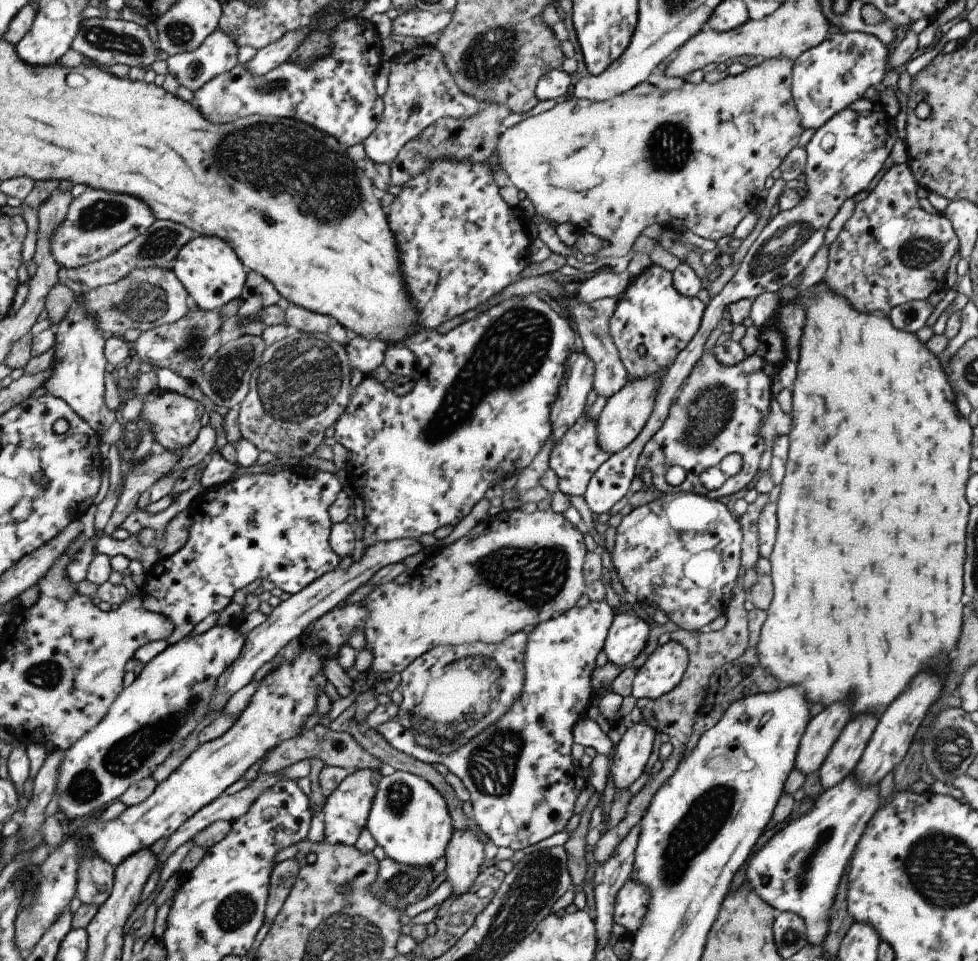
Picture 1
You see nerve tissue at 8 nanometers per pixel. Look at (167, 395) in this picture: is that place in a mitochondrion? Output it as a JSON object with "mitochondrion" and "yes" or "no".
{"mitochondrion":"no"}

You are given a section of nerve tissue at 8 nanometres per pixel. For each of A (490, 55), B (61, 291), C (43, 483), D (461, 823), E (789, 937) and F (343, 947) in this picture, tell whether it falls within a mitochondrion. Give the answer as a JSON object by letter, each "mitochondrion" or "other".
{"A":"mitochondrion","B":"other","C":"other","D":"other","E":"mitochondrion","F":"mitochondrion"}

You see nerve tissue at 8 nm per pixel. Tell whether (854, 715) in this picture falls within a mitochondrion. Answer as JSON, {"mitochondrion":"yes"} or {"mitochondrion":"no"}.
{"mitochondrion":"no"}

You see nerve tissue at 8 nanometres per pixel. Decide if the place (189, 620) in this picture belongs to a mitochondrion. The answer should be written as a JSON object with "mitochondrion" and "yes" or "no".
{"mitochondrion":"no"}

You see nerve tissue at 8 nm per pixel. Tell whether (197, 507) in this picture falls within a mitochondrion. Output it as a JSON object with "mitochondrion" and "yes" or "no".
{"mitochondrion":"no"}

